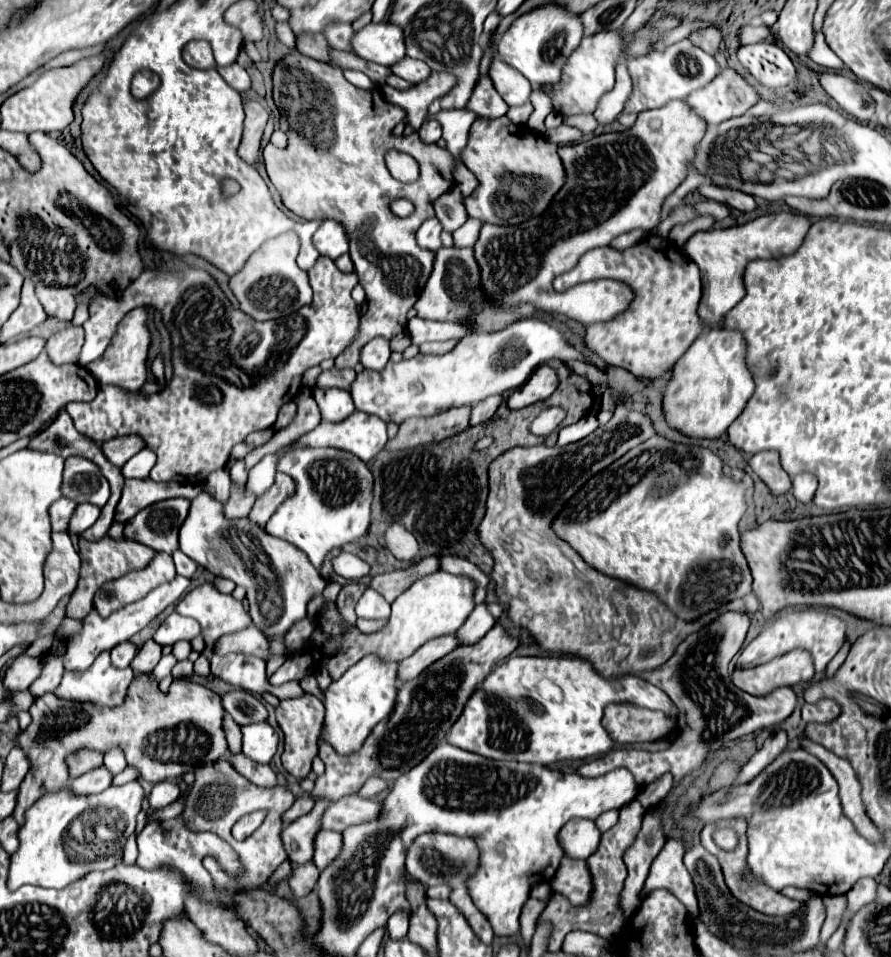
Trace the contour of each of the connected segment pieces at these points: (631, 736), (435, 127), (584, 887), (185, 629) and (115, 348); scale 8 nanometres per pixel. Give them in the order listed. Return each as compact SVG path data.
M613 703L605 709L603 727L623 745L657 741L673 727L673 719L661 711L635 707L631 703Z
M431 119L431 121L425 121L417 133L419 133L421 141L437 143L437 139L441 137L441 125L435 119Z
M563 855L559 869L551 881L551 891L565 895L573 907L585 907L593 895L593 883L587 861Z
M171 613L153 639L159 645L175 645L177 641L193 641L197 635L201 635L201 625L191 617L181 617L179 613Z
M137 307L121 321L121 327L117 329L117 335L113 337L113 343L109 345L105 355L101 359L89 363L87 369L103 385L105 383L119 385L129 391L139 391L145 385L147 375L149 375L149 365L147 365L149 349L151 349L151 333L147 327L147 311L145 311L145 307Z

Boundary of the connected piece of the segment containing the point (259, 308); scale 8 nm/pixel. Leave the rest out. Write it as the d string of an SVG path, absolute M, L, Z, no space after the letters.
M285 233L277 239L267 241L259 251L255 251L245 267L229 279L229 285L239 299L241 311L255 321L281 319L287 317L301 307L309 305L313 299L311 285L307 281L307 273L297 267L295 257L299 253L299 239L295 233Z

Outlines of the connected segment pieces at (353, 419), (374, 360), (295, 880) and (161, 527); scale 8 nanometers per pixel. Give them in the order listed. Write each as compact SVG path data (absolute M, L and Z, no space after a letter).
M355 411L343 423L325 423L321 421L313 431L303 435L293 445L311 445L311 447L335 447L353 453L361 461L373 459L387 443L387 423Z
M373 339L369 345L361 349L361 365L365 369L381 371L389 363L389 355L389 343L385 343L385 339Z
M305 863L305 865L299 865L295 867L293 871L293 877L289 879L289 887L293 889L293 895L299 899L299 897L305 897L307 893L311 893L317 885L317 879L319 879L319 871L317 867L313 867L313 863Z
M165 499L149 505L125 525L125 537L137 539L155 551L173 553L179 549L179 529L189 515L189 507L189 499Z

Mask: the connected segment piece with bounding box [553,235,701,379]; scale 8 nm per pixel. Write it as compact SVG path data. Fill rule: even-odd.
M647 235L635 247L615 251L611 247L597 247L581 255L577 265L555 277L555 291L569 289L569 283L583 283L593 279L617 279L629 283L637 291L637 299L629 305L625 315L609 323L595 323L585 327L587 345L597 351L607 363L625 367L637 377L659 377L687 351L687 347L701 333L697 305L701 299L701 279L697 265L677 251L675 243L657 235Z

